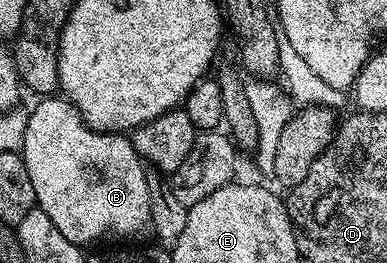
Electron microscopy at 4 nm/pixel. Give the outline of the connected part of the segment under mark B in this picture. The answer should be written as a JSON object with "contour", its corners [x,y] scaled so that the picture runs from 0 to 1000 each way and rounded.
{"contour":[[[121,361],[109,373],[111,384],[88,418],[85,411],[70,433],[70,479],[65,483],[65,544],[54,570],[65,635],[75,635],[75,681],[85,681],[85,726],[90,730],[90,772],[98,791],[137,833],[147,878],[178,909],[178,924],[207,939],[227,939],[243,916],[287,916],[295,901],[349,901],[357,886],[382,882],[390,871],[390,715],[380,692],[382,646],[375,639],[370,601],[359,597],[349,563],[339,555],[336,517],[318,506],[264,506],[248,490],[233,490],[214,460],[214,441],[202,430],[183,399],[183,388],[152,361]]]}

